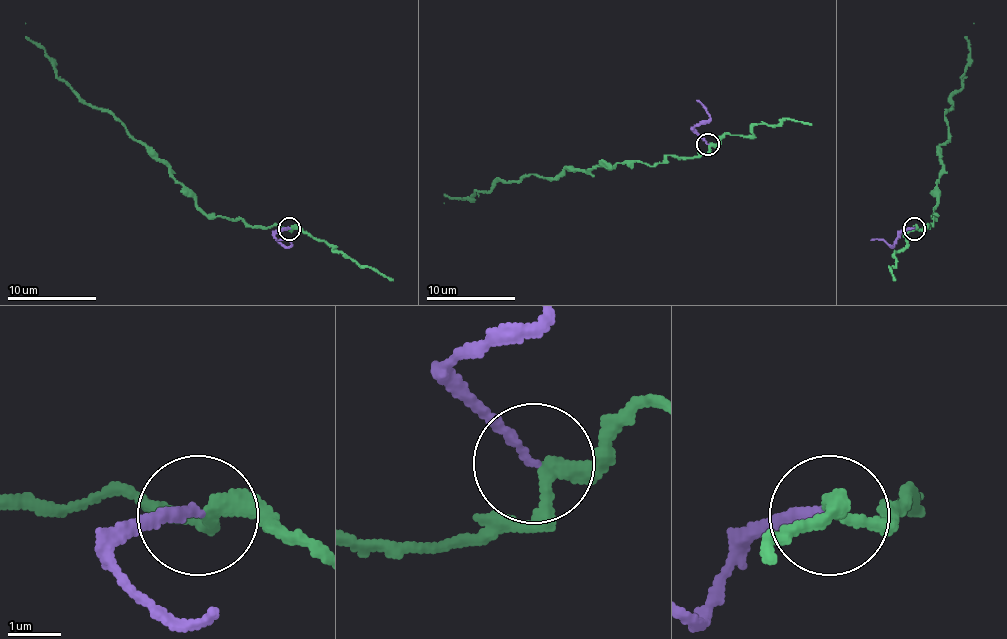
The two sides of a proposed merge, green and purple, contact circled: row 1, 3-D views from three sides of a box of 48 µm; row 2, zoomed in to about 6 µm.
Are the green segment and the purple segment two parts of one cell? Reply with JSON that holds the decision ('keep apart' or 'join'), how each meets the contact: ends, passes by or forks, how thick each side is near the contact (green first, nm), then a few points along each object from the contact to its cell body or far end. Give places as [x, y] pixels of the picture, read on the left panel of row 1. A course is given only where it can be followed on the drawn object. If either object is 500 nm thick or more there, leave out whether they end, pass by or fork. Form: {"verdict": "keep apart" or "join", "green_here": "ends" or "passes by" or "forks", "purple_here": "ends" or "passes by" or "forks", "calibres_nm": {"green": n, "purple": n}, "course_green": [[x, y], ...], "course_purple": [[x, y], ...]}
{"verdict": "keep apart", "green_here": "passes by", "purple_here": "ends", "calibres_nm": {"green": 280, "purple": 160}, "course_green": [[289, 228], [209, 217], [146, 145], [111, 114], [91, 107], [59, 76], [55, 63], [26, 36], [26, 22]], "course_purple": [[289, 228], [281, 228], [274, 235], [289, 246], [287, 239], [278, 239]]}

